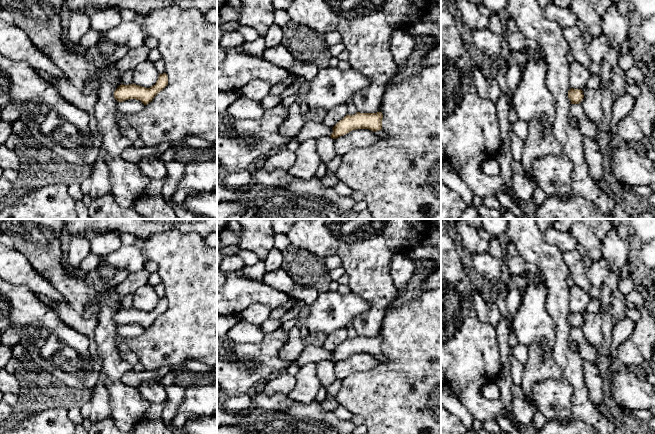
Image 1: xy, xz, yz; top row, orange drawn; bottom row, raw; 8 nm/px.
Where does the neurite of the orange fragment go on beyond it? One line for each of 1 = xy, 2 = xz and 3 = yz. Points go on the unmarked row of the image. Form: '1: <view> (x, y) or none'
1: none
2: none
3: none

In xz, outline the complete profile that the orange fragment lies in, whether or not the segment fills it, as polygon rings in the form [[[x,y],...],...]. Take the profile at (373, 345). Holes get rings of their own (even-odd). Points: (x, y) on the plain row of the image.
[[[379,335],[377,337],[360,337],[354,339],[346,339],[334,351],[331,362],[337,363],[356,353],[369,353],[373,356],[382,354],[383,338]]]

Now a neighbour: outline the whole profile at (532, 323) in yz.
[[[530,282],[512,321],[518,344],[530,347],[538,341],[543,352],[552,349],[555,339],[555,325],[546,308],[548,293],[545,283]]]

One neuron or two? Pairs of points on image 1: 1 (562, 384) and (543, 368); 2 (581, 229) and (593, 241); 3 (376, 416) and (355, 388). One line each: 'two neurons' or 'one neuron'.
1: two neurons
2: one neuron
3: one neuron

